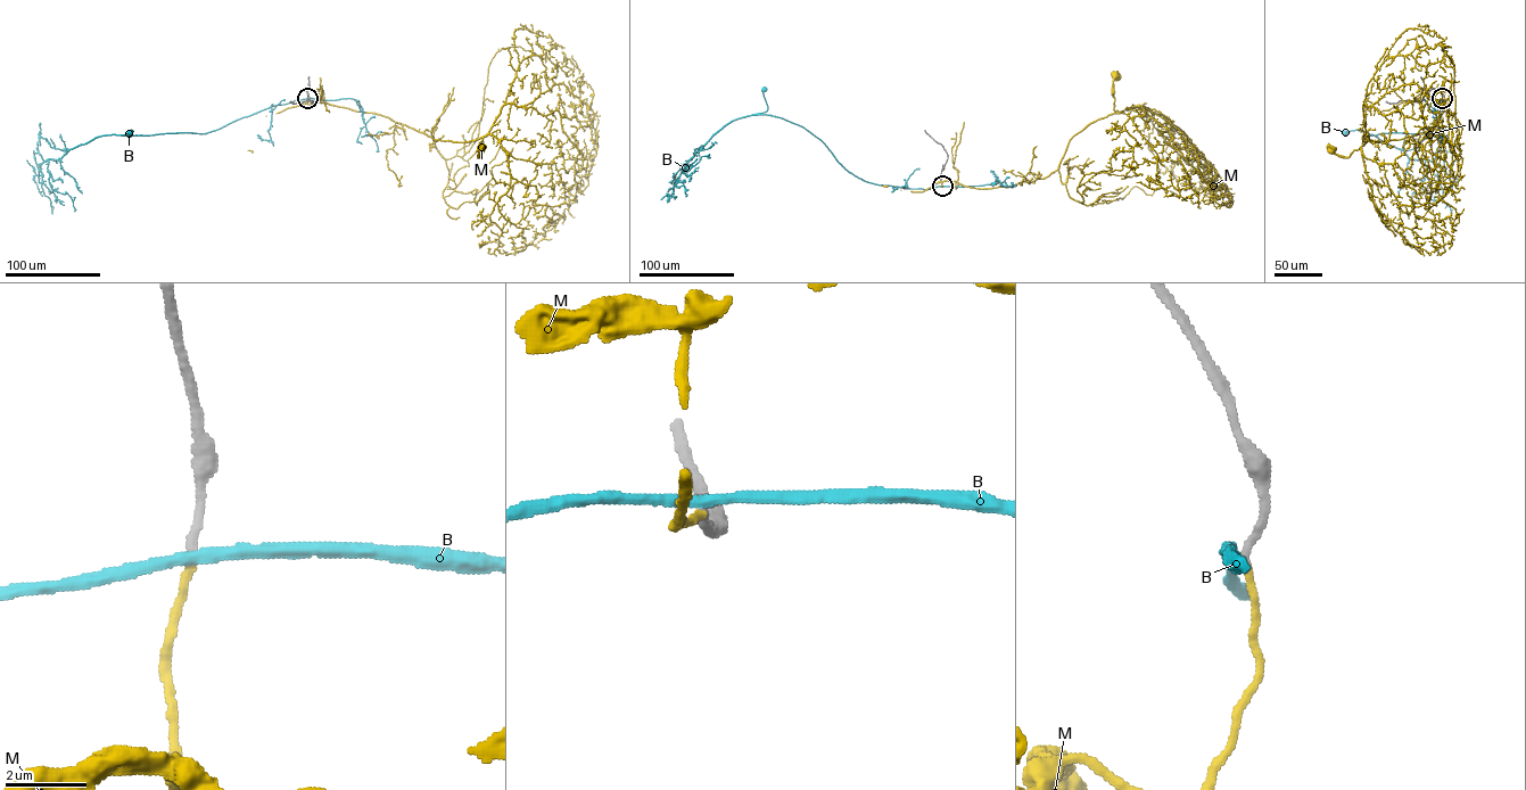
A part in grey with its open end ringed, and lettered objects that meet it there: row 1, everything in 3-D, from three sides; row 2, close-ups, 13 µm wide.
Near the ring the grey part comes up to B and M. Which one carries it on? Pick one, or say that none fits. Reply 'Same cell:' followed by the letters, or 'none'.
Same cell: M

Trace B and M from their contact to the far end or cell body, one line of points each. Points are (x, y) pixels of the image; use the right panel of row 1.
B: (1442, 98), (1444, 101), (1441, 117), (1429, 129), (1419, 133), (1344, 132)
M: (1442, 98), (1436, 103), (1444, 110), (1427, 132), (1378, 142), (1368, 136), (1347, 157), (1330, 151)

